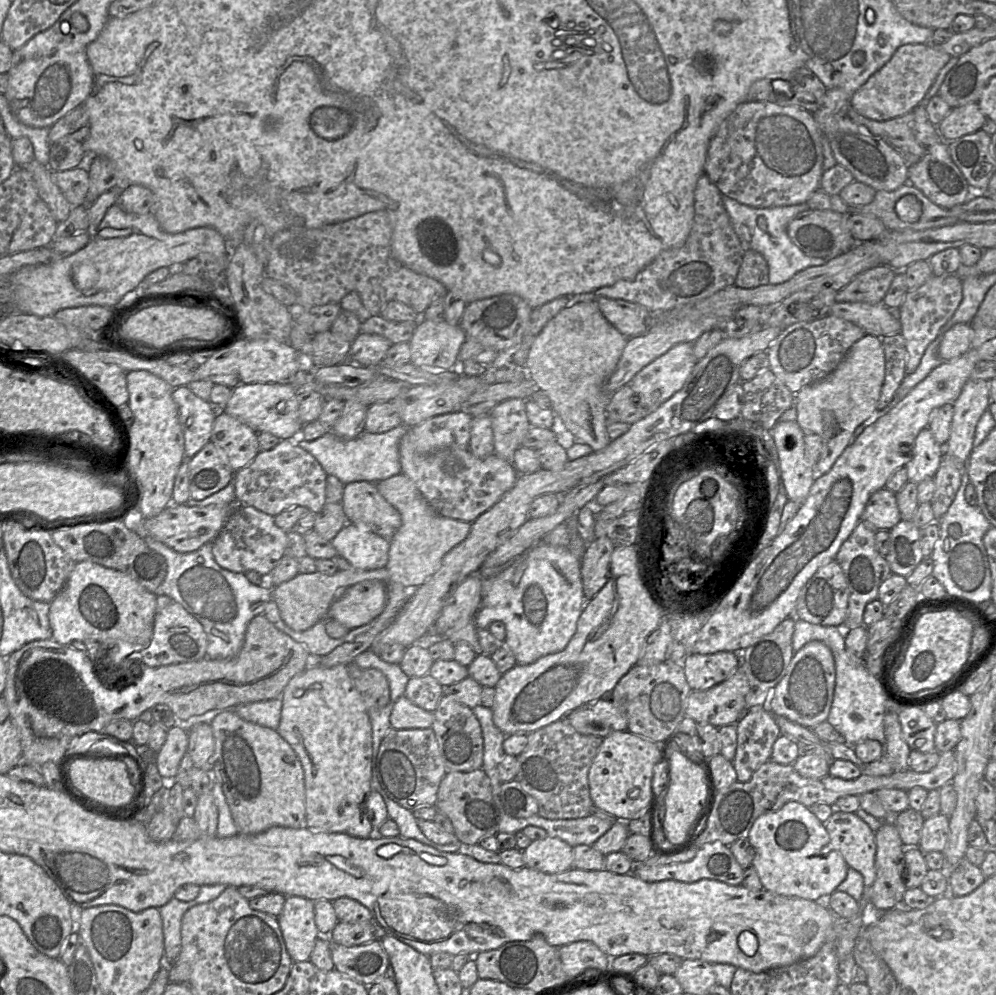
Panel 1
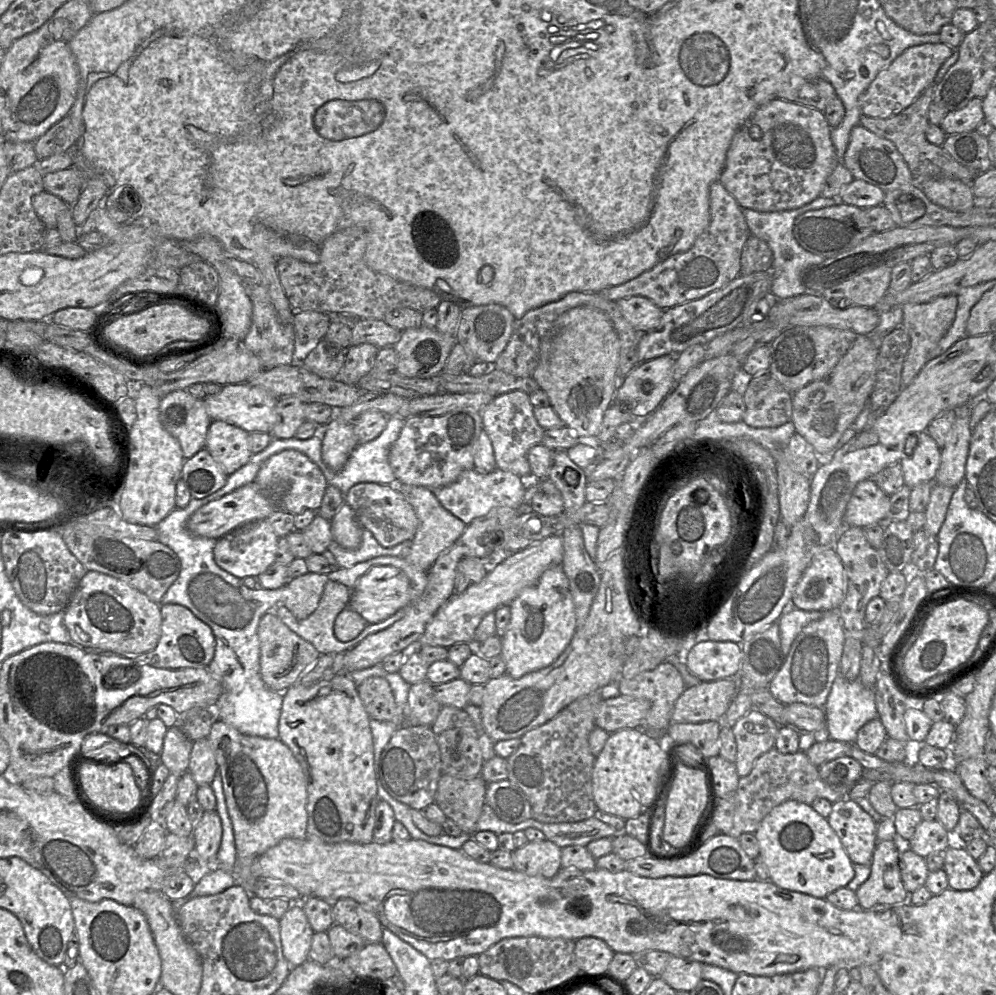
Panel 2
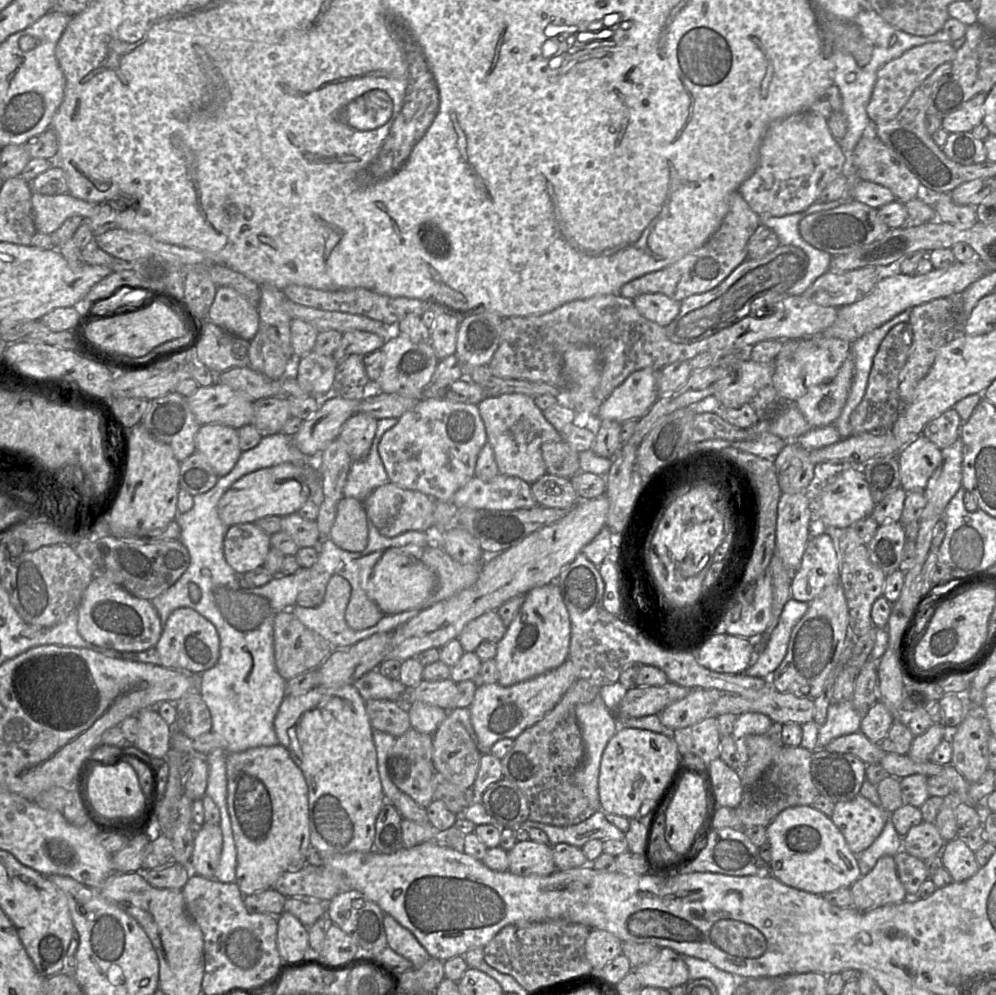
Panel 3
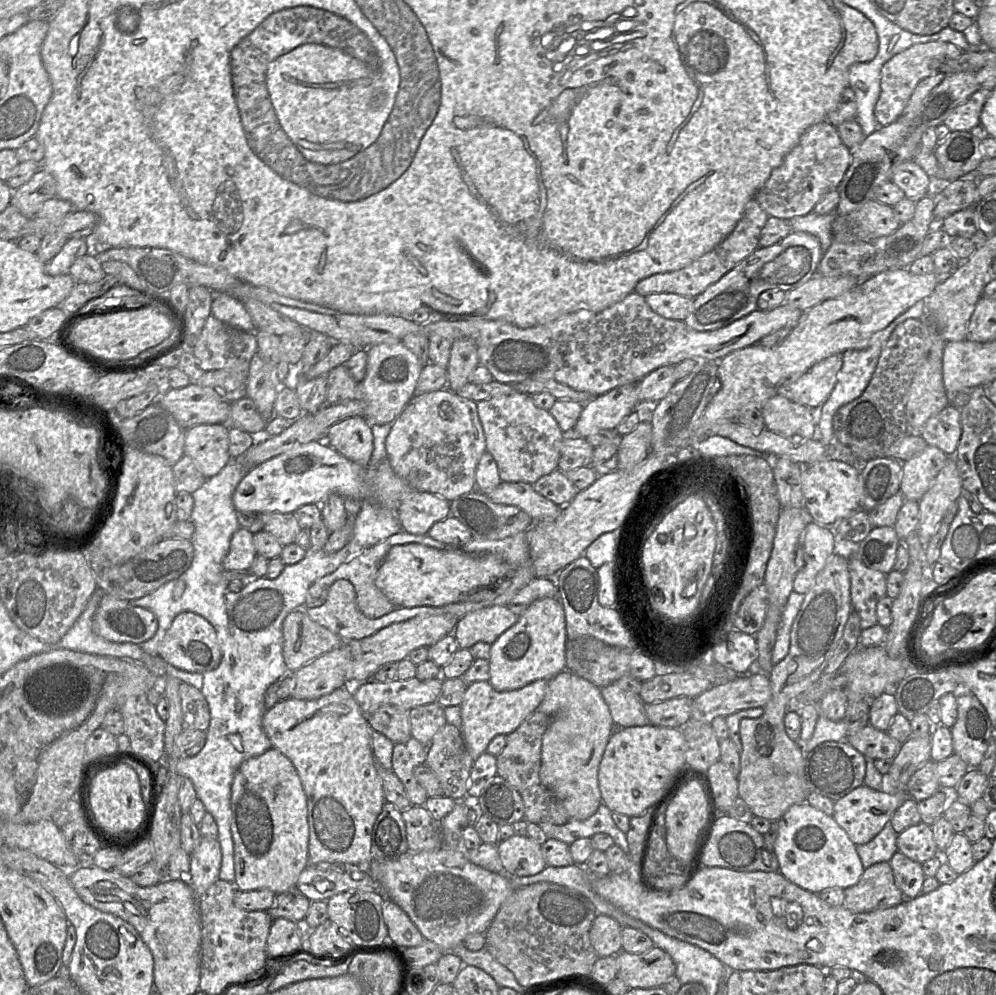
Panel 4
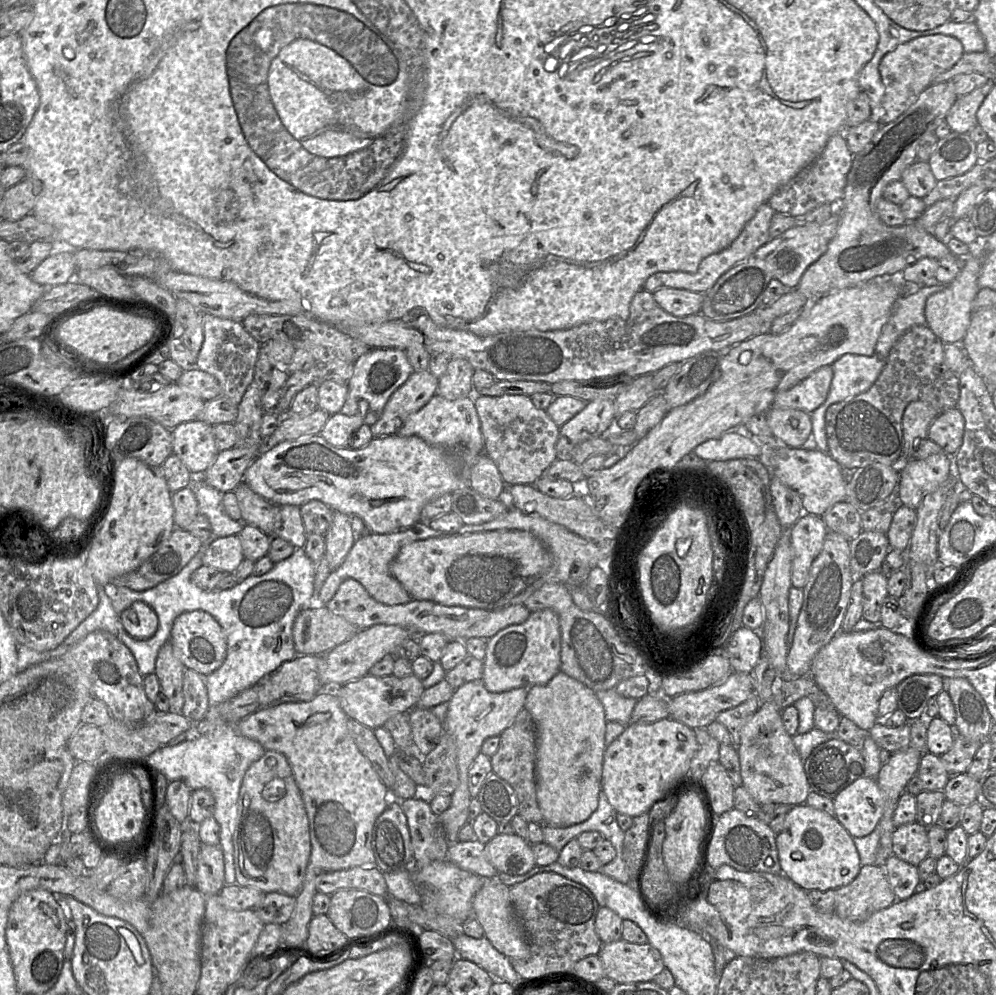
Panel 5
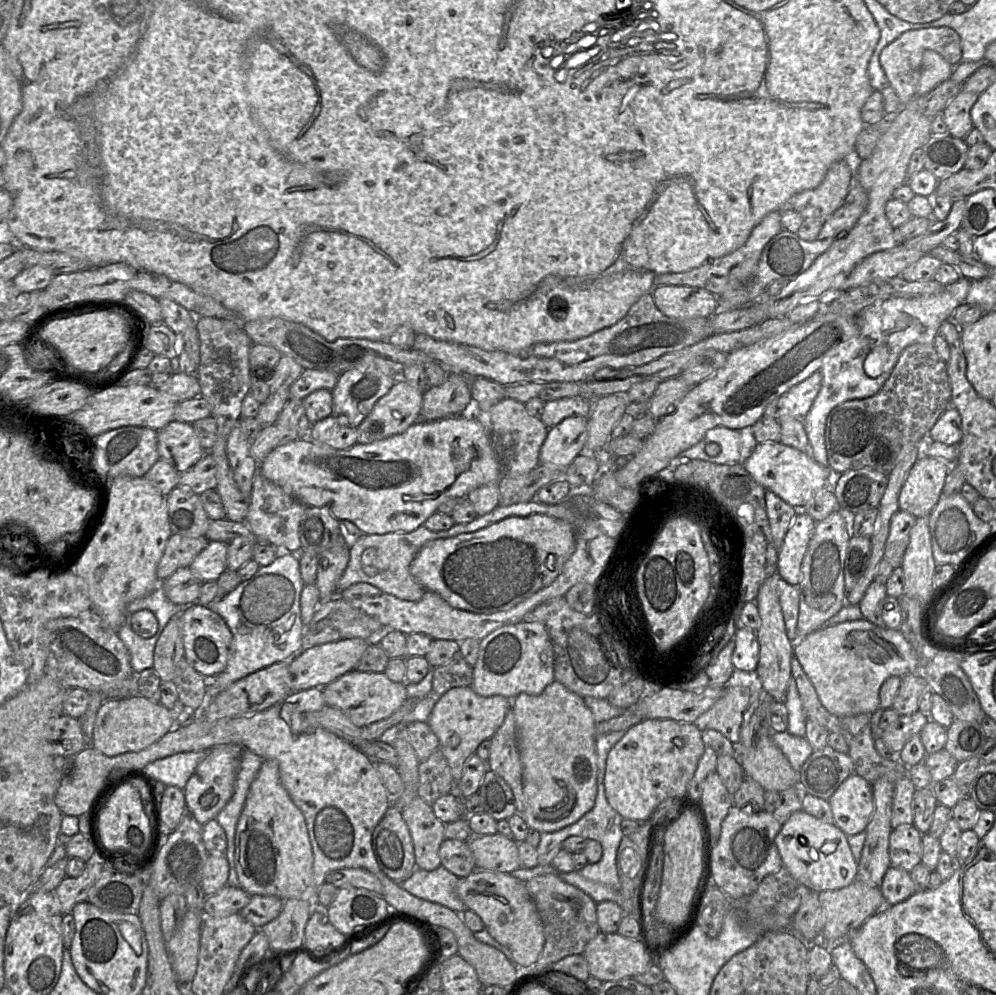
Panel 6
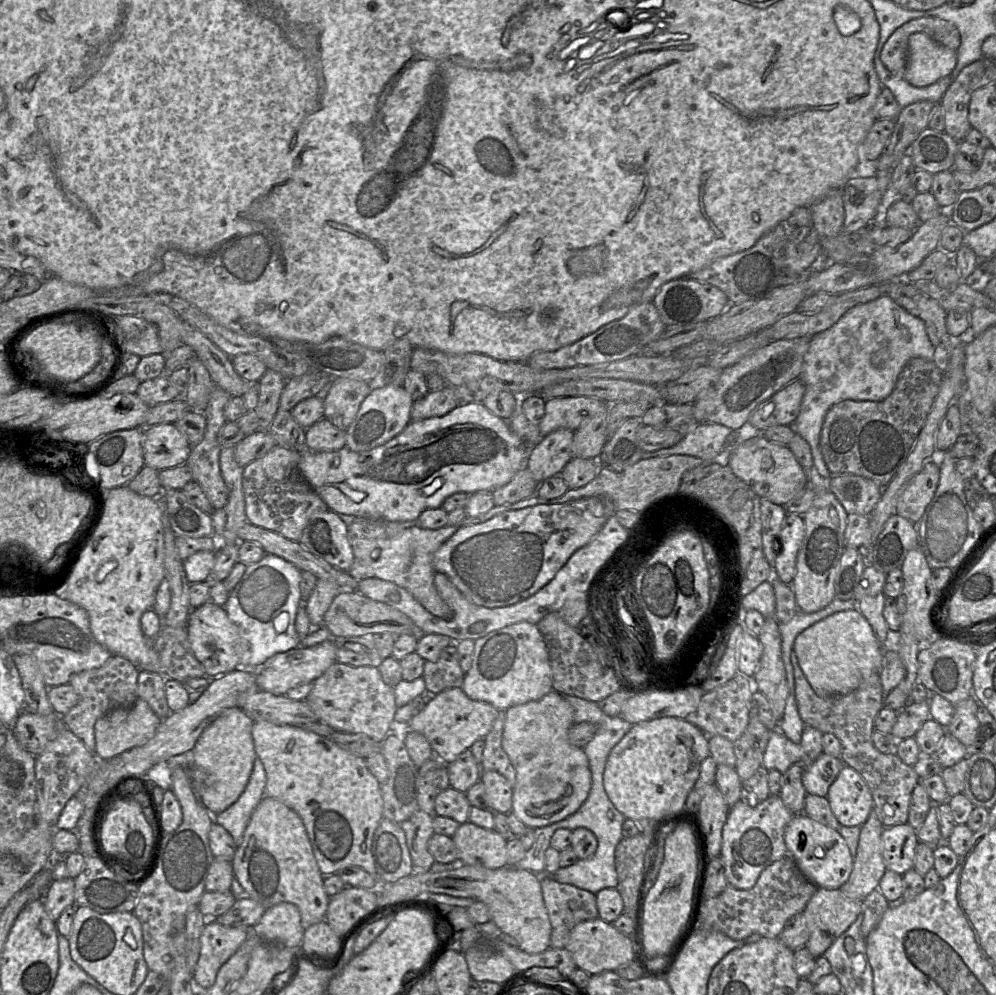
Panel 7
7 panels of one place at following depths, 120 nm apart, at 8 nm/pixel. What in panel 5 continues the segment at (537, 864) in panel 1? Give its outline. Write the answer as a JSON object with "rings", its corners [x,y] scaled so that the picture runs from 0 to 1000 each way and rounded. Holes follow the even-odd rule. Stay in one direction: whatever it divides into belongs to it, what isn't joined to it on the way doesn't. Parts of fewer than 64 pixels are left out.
{"rings":[[[500,837],[487,848],[487,857],[500,877],[520,880],[538,870],[533,848],[518,838]]]}

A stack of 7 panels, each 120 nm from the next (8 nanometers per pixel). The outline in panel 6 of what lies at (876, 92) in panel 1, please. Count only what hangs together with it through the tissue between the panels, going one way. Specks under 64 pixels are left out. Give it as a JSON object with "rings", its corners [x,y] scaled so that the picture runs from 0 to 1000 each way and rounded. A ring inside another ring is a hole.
{"rings":[[[953,27],[920,29],[908,32],[899,41],[887,48],[884,64],[901,94],[905,107],[921,96],[921,87],[925,77],[926,59],[930,50],[944,54],[958,68],[966,62],[966,45],[963,34]]]}

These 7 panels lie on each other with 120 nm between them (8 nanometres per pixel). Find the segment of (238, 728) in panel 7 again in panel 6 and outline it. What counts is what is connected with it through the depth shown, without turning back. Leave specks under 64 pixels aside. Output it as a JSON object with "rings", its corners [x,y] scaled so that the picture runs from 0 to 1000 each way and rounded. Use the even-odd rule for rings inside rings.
{"rings":[[[222,749],[210,754],[184,793],[188,815],[202,829],[216,823],[232,804],[236,794],[239,766],[243,753],[240,749]]]}

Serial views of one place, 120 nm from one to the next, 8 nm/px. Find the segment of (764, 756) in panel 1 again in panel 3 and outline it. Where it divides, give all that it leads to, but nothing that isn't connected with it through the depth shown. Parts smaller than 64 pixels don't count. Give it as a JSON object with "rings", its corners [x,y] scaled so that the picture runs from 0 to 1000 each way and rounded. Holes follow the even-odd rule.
{"rings":[[[749,716],[740,721],[734,740],[741,757],[742,776],[751,767],[750,740],[754,738],[768,738],[773,734],[775,729],[776,725],[771,720],[760,716]]]}

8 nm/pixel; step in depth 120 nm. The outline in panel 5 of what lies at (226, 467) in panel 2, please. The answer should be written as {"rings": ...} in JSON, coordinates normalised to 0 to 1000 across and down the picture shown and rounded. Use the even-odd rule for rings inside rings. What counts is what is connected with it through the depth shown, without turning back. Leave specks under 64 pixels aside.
{"rings":[[[193,422],[180,426],[172,435],[174,456],[181,460],[194,478],[203,478],[220,455],[213,427]]]}

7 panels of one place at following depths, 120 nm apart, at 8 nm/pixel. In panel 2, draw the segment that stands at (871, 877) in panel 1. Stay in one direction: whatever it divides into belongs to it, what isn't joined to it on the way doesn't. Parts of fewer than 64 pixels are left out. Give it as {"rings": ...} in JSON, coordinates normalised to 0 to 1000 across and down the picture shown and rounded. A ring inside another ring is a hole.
{"rings":[[[851,801],[835,809],[835,816],[830,822],[832,829],[842,841],[853,864],[858,868],[874,869],[876,861],[882,847],[882,827],[868,816],[858,804]]]}

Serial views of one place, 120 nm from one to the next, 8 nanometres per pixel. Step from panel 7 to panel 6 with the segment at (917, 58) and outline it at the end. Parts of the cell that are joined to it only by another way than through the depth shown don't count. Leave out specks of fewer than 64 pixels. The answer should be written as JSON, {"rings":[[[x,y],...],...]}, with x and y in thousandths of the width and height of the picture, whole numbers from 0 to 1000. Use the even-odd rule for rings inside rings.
{"rings":[[[930,50],[926,59],[925,77],[921,87],[921,96],[937,91],[942,85],[955,78],[958,67],[944,54]]]}

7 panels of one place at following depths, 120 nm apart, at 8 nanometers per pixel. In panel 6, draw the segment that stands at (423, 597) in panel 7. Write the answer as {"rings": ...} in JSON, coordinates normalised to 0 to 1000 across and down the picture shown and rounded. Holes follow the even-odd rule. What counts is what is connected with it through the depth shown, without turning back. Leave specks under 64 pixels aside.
{"rings":[[[456,527],[450,533],[434,534],[426,528],[421,529],[412,535],[392,535],[388,537],[366,537],[351,542],[351,562],[349,568],[343,577],[338,588],[338,599],[340,596],[347,593],[356,586],[370,586],[387,596],[393,597],[403,603],[421,604],[427,596],[427,592],[418,584],[412,576],[412,568],[423,550],[433,543],[451,541],[451,534],[457,530],[462,530],[461,527]]]}

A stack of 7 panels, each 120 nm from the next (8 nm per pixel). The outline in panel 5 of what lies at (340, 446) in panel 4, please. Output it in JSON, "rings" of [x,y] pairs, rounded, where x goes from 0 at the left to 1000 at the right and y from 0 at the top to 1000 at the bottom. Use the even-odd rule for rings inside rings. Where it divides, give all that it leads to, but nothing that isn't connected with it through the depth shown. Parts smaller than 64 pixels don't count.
{"rings":[[[336,415],[320,435],[331,446],[346,451],[361,451],[374,441],[371,428],[361,418]]]}

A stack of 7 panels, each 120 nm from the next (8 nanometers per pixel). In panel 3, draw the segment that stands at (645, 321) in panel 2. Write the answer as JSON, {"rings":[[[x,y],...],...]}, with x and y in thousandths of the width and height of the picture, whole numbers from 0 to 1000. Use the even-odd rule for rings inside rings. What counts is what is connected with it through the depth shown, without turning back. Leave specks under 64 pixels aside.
{"rings":[[[665,294],[645,295],[635,301],[638,310],[649,321],[669,329],[681,317],[684,303]]]}

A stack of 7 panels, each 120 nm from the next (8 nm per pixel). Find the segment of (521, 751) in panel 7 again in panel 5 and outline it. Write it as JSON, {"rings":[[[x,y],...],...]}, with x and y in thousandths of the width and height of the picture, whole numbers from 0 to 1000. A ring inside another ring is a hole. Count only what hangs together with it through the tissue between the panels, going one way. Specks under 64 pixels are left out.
{"rings":[[[561,674],[550,686],[531,690],[526,713],[534,720],[538,739],[538,800],[546,829],[570,831],[589,824],[601,807],[609,724],[598,695]]]}

